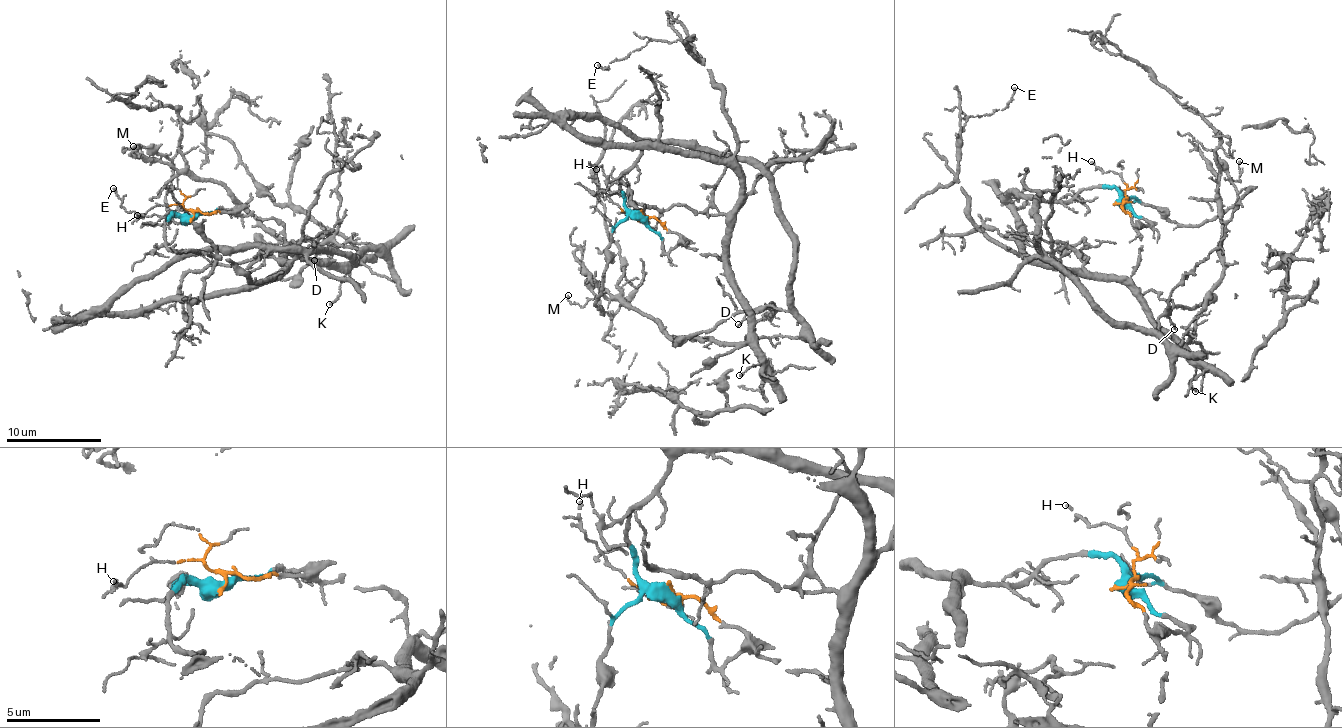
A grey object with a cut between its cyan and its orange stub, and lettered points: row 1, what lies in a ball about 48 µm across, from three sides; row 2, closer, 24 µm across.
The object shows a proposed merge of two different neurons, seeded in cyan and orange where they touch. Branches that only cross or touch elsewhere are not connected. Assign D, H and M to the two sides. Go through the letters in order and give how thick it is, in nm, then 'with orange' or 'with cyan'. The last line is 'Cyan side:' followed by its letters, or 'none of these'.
D: 100 nm | with cyan
H: 90 nm | with orange
M: 110 nm | with cyan
Cyan side: D, M

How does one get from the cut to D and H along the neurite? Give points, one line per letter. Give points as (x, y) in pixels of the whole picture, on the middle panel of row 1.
D: (640, 213), (629, 212), (620, 181), (648, 143), (759, 165), (792, 242), (791, 302), (756, 308), (737, 325)
H: (643, 213), (639, 217), (621, 211), (600, 188), (596, 170)

